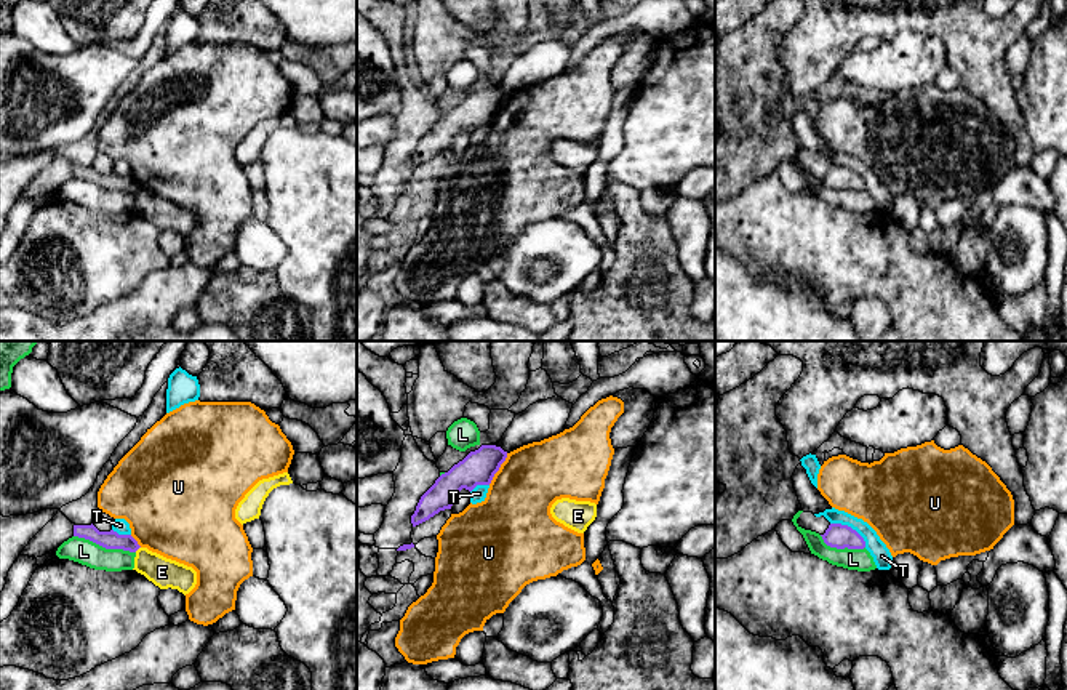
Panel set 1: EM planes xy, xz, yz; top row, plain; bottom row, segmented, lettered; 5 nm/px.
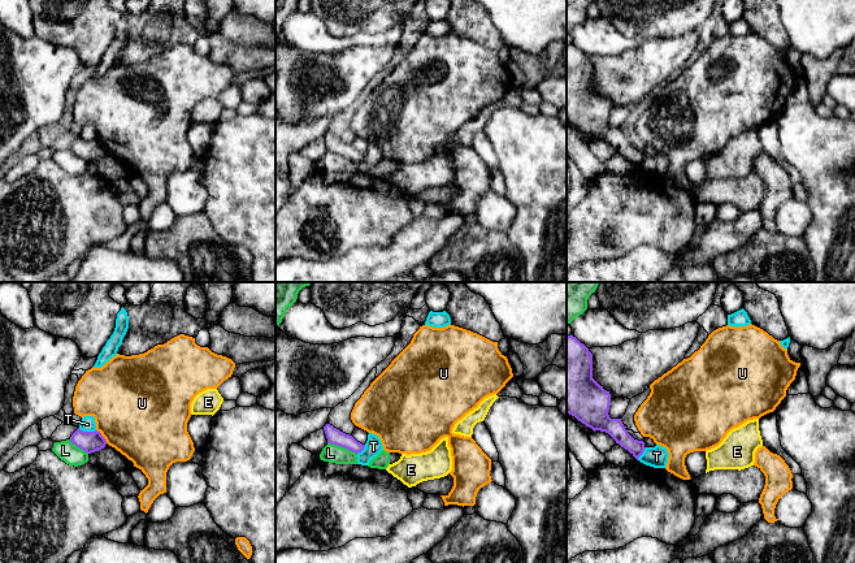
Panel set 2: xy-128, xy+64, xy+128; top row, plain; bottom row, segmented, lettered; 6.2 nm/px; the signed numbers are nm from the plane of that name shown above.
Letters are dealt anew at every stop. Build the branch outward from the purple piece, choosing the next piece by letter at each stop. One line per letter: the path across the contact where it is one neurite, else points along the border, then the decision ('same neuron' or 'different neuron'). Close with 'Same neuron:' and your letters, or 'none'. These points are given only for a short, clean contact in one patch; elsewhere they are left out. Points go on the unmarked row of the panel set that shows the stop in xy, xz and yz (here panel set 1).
E: border xy (139, 188), (135, 192); different neuron
L: different neuron
T: border yz (831, 164), (850, 167), (866, 188); different neuron
U: different neuron
Same neuron: none

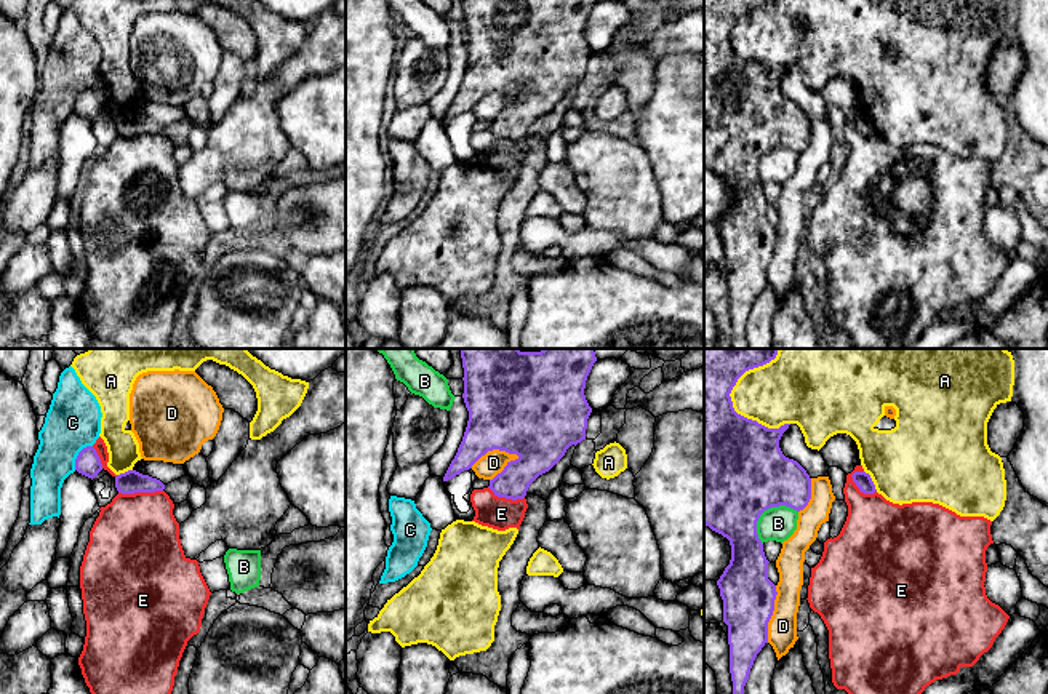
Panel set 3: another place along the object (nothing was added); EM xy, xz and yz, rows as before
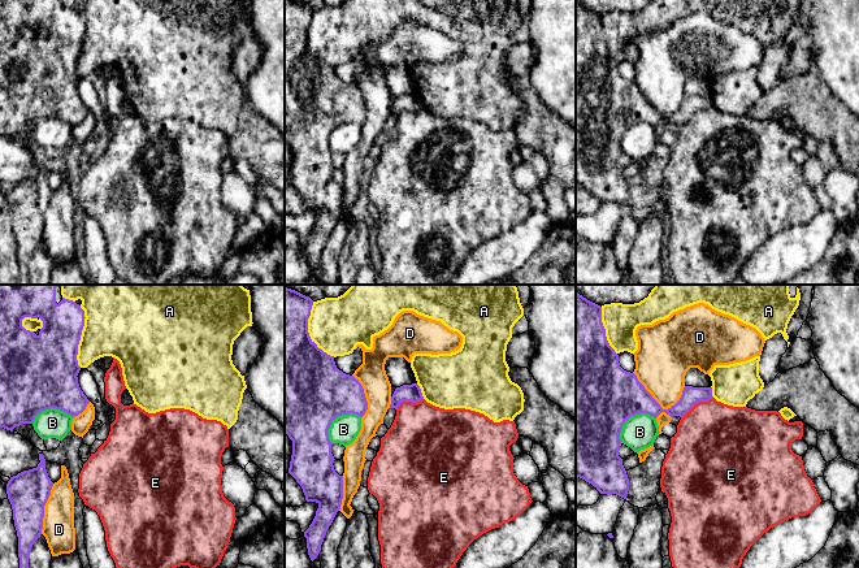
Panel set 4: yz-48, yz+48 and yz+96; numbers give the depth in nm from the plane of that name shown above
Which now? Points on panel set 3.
A: different neuron
B: different neuron
C: border xy (92, 87), (87, 87), (79, 95), (74, 111); different neuron
D: different neuron
E: different neuron
Same neuron: none

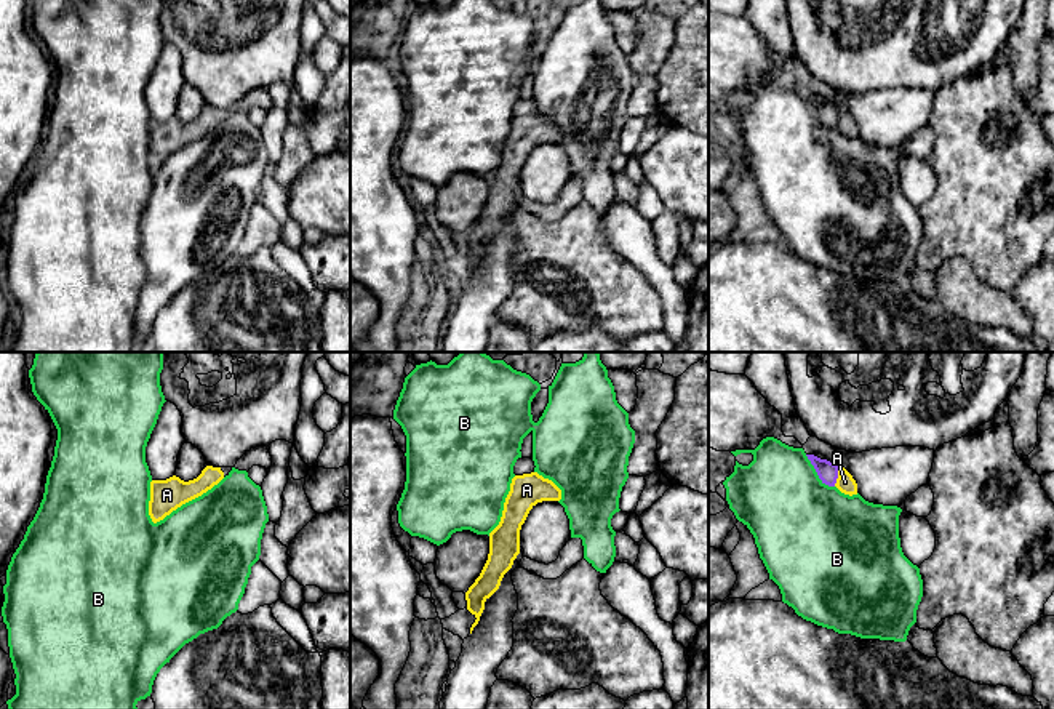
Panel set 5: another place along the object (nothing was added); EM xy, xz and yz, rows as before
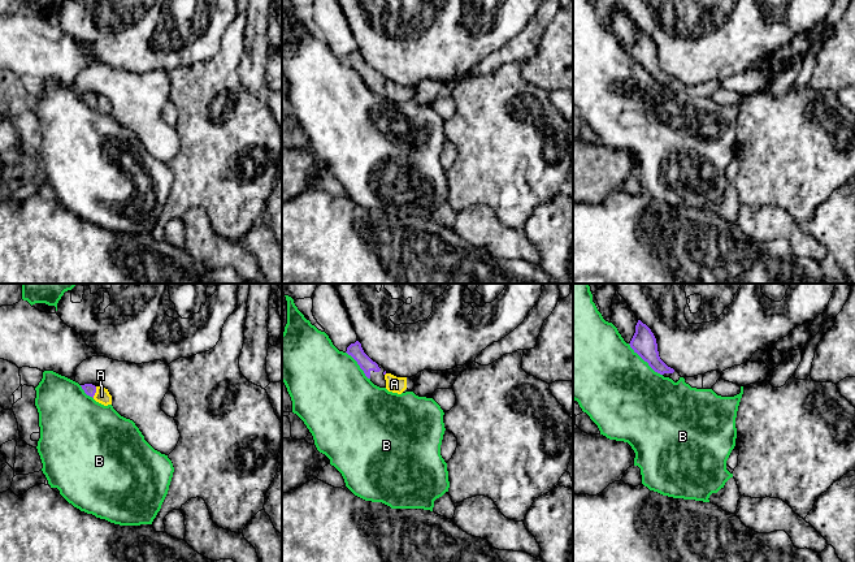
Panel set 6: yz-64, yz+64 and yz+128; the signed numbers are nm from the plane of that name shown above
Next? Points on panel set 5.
A: way yz (827, 112), (837, 119), (845, 124); same neuron
B: different neuron
Same neuron: A

